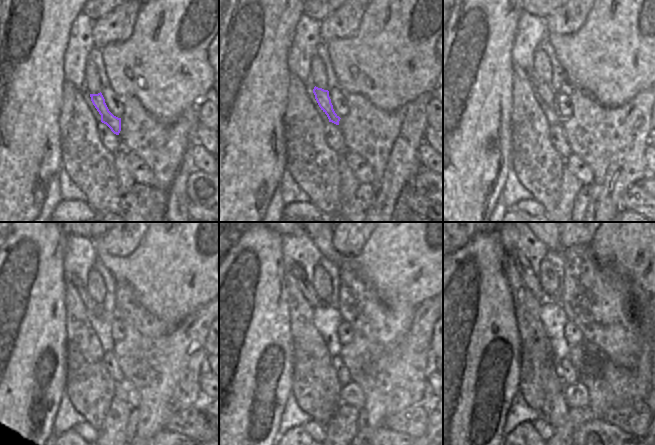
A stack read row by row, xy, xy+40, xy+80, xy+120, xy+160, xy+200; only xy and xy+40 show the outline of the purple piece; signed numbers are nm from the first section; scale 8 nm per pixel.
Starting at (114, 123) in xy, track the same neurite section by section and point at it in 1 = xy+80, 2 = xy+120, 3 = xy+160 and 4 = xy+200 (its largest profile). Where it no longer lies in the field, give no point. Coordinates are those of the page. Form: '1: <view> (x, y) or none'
1: xy+80 (547, 95)
2: xy+120 (90, 304)
3: xy+160 (306, 287)
4: xy+200 (522, 265)

